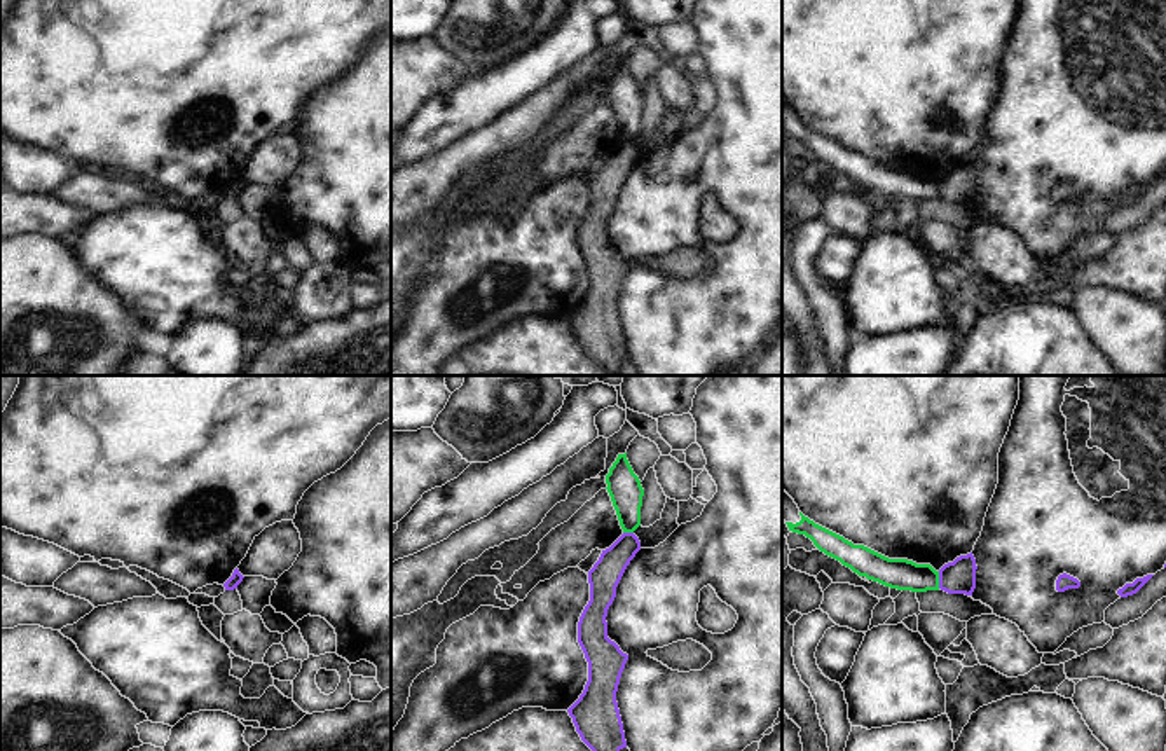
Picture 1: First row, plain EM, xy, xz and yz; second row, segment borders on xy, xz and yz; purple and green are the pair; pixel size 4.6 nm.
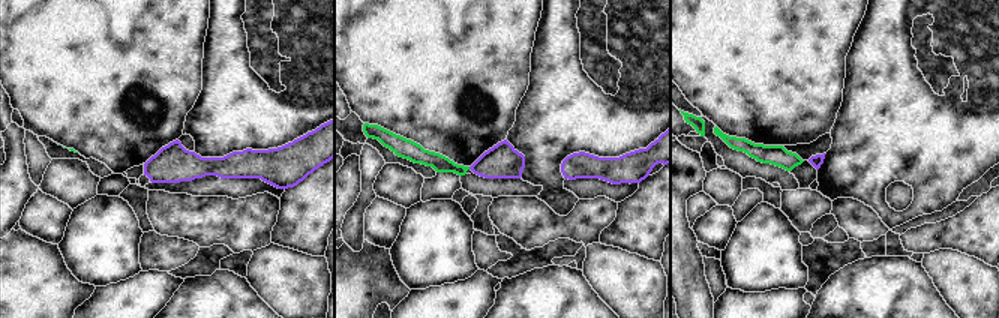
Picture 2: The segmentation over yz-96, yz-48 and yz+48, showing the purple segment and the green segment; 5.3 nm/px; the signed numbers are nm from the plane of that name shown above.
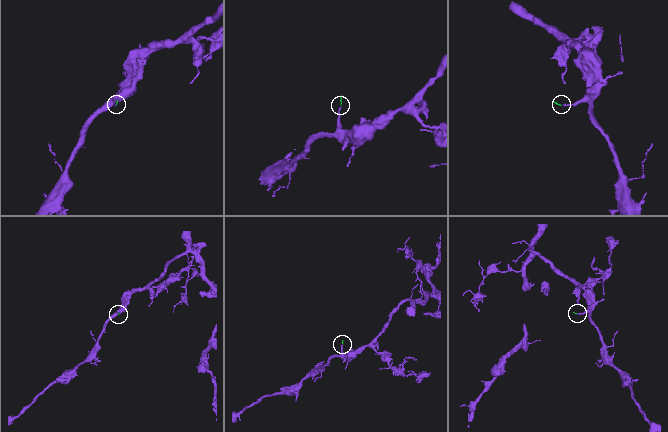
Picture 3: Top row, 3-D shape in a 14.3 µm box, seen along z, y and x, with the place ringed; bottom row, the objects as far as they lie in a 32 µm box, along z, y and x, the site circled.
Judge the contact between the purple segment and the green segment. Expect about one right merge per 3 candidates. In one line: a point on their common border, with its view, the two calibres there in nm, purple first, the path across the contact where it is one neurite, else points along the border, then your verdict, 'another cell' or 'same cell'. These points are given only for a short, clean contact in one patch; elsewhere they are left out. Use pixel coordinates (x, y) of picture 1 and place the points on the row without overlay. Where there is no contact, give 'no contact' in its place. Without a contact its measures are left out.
meets purple in yz at (939, 189); 160 nm thick on the purple side, 140 nm on the other; border along yz (938, 180), (939, 196); another cell

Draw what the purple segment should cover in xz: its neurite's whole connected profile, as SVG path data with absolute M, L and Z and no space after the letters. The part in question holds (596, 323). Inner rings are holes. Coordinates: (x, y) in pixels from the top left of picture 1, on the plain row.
M623 141L588 180L590 210L578 231L578 251L588 271L588 290L580 307L567 318L581 349L607 374L620 376L620 360L627 356L616 300L628 264L607 246L607 218L616 196L641 150Z

